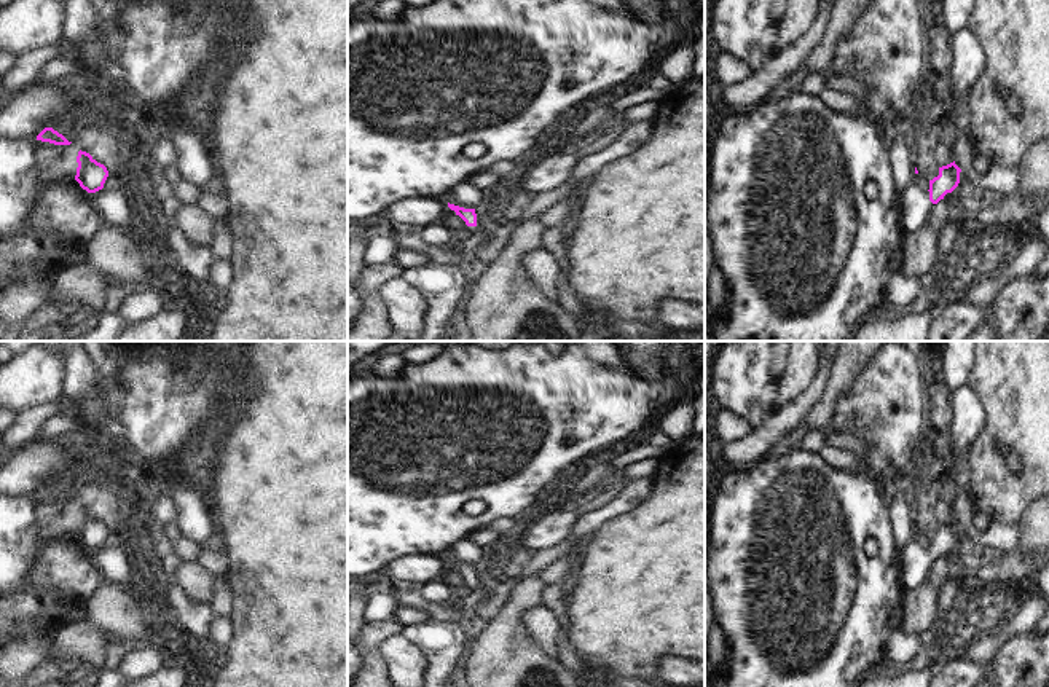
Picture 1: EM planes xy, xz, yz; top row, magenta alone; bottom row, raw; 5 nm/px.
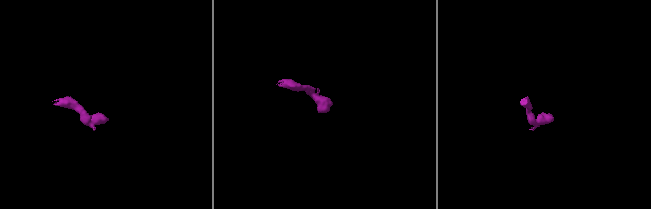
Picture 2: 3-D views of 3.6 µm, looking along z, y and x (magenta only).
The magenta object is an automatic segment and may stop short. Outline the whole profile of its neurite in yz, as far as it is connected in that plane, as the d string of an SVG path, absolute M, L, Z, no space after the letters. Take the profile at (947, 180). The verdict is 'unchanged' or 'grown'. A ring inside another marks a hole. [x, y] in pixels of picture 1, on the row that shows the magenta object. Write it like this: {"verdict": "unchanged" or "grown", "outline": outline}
{"verdict": "grown", "outline": "M953 161L939 167L939 175L929 180L928 190L923 190L915 183L909 183L901 194L899 226L904 234L909 234L928 223L933 206L958 186L960 172L961 169Z"}

